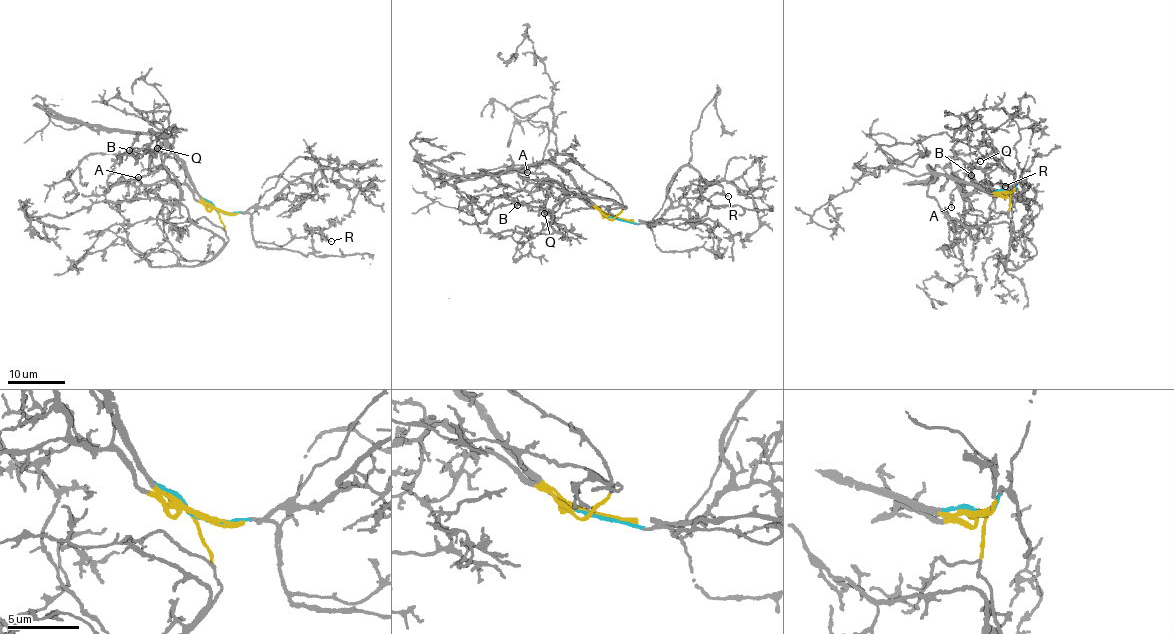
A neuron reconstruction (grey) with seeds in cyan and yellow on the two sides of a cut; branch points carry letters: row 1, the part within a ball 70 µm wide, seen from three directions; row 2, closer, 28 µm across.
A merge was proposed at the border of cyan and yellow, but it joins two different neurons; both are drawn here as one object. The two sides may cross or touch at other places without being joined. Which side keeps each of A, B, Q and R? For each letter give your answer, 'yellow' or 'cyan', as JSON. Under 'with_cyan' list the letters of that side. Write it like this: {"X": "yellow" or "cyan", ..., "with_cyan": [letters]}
{"A": "yellow", "B": "yellow", "Q": "yellow", "R": "cyan", "with_cyan": ["R"]}

